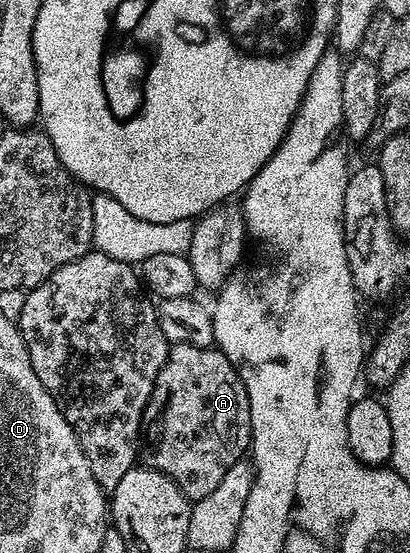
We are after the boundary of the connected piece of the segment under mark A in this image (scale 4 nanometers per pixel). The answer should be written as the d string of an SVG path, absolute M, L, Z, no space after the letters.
M169 345L168 359L162 372L158 372L146 414L148 419L142 434L143 465L170 476L189 500L210 496L210 492L218 488L222 476L249 453L252 445L250 400L246 396L244 381L238 376L234 364L230 364L218 348Z

